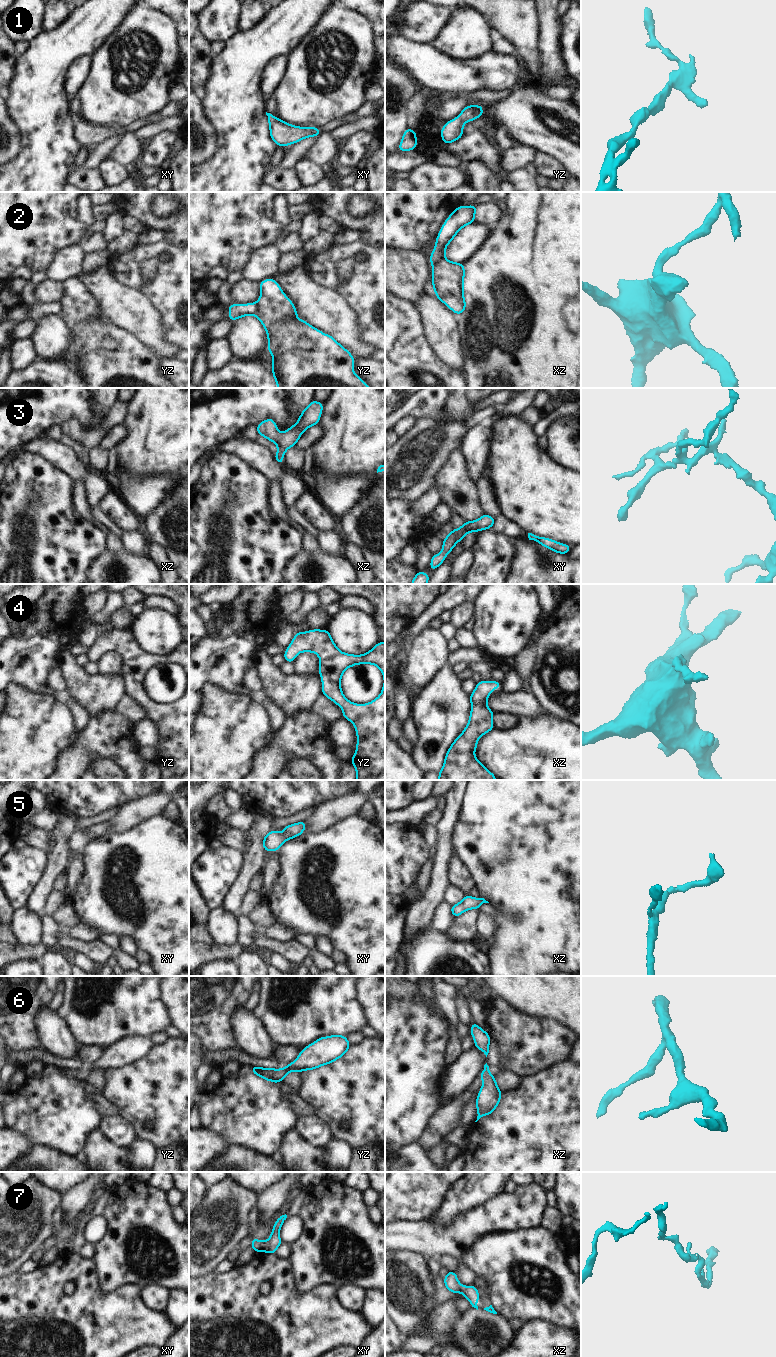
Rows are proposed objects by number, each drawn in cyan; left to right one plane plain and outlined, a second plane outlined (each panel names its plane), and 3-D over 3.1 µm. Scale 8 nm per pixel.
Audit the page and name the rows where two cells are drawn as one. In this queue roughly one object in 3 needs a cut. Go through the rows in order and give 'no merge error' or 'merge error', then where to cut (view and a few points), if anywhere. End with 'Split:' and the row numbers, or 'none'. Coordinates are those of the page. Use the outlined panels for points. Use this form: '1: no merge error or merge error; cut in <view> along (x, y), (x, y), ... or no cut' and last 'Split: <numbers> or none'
1: no merge error; no cut
2: merge error; cut in yz along (256, 302), (258, 307), (257, 315)
3: no merge error; no cut
4: no merge error; no cut
5: no merge error; no cut
6: no merge error; no cut
7: no merge error; no cut
Split: 2

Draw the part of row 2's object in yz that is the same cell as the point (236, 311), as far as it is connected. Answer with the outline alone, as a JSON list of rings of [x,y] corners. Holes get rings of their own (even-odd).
[[[249,303],[249,304],[232,304],[227,305],[229,308],[229,316],[227,319],[237,320],[240,317],[244,317],[246,315],[257,316],[259,312],[259,307],[257,303]]]

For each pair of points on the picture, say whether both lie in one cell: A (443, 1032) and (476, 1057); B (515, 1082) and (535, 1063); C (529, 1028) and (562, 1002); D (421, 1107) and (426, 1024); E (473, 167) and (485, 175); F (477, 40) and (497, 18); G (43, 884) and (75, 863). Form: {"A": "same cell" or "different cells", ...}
{"A": "different cells", "B": "different cells", "C": "different cells", "D": "same cell", "E": "same cell", "F": "different cells", "G": "different cells"}

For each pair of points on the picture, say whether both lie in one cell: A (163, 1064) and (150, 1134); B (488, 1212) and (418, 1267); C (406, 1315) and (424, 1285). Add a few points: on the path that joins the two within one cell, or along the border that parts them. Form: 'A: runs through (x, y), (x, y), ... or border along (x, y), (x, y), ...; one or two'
A: runs through (163, 1082), (163, 1117); one
B: border along (404, 1251), (417, 1253), (426, 1260); two
C: runs through (409, 1308), (409, 1300), (417, 1292); one

